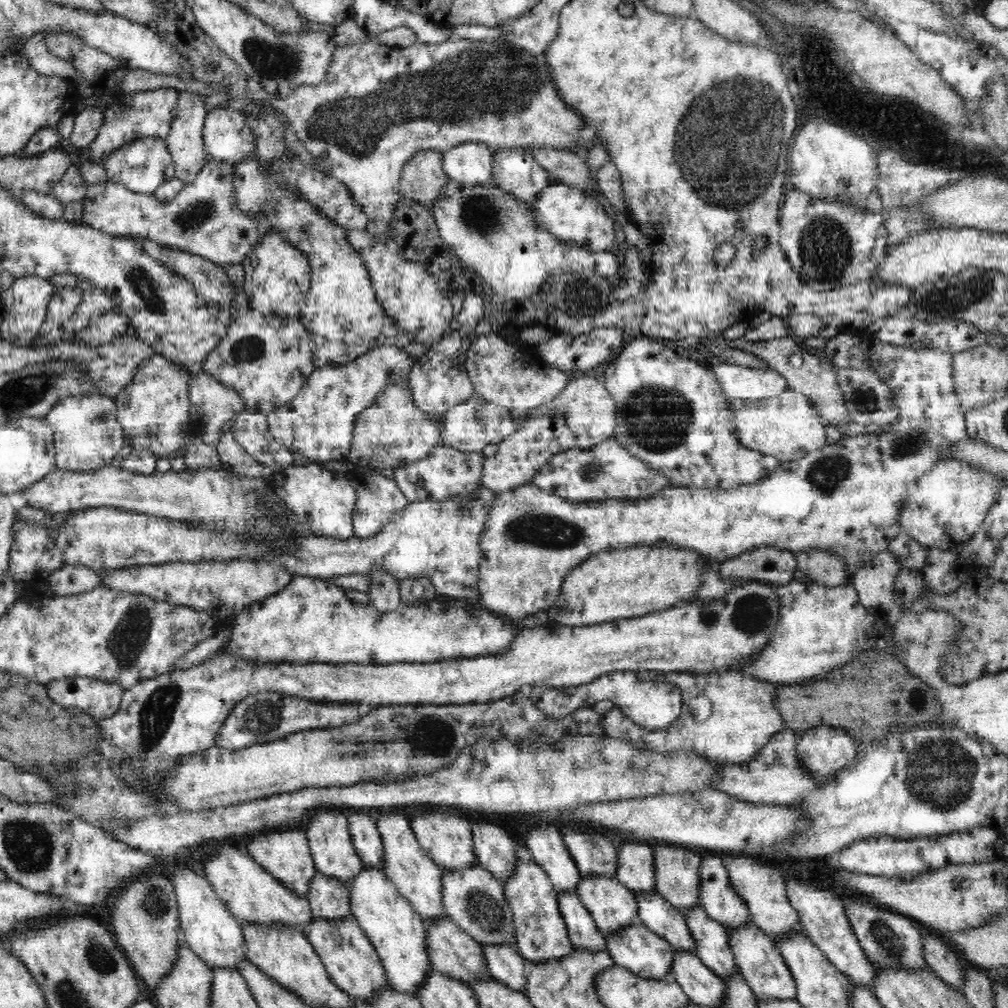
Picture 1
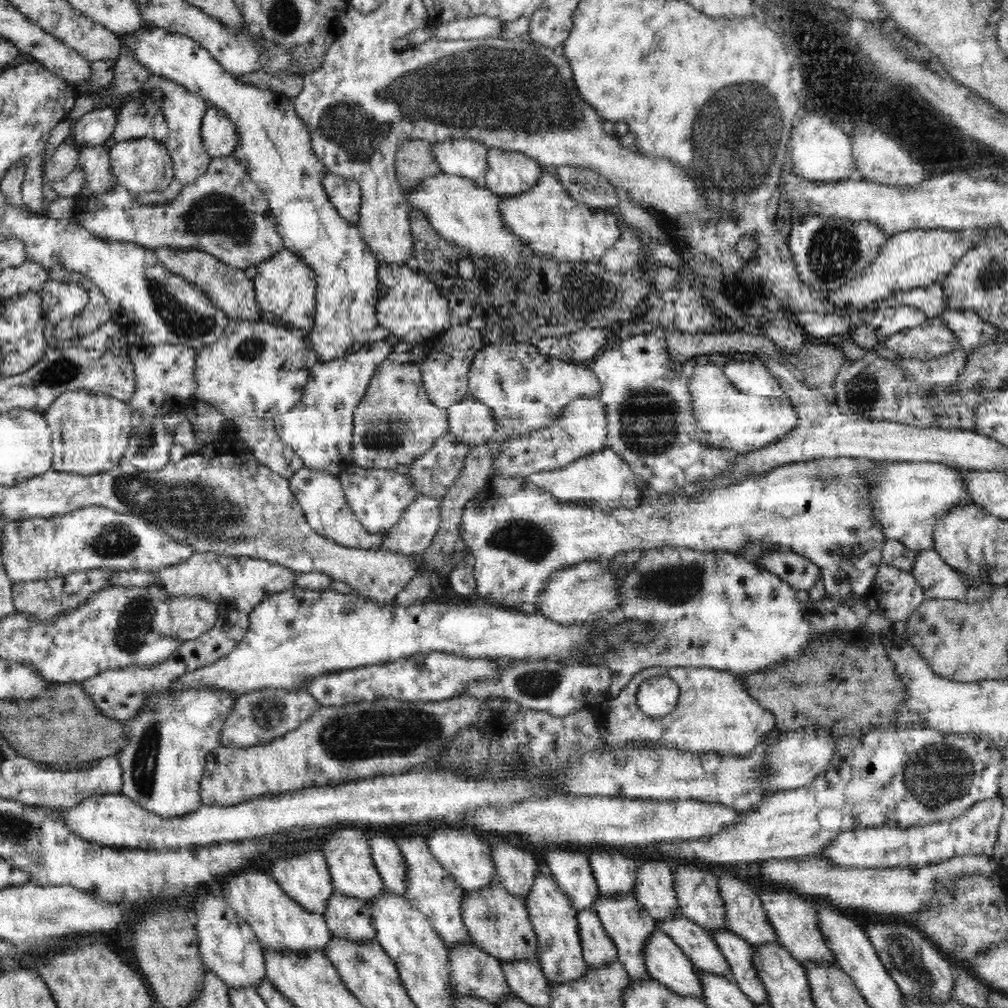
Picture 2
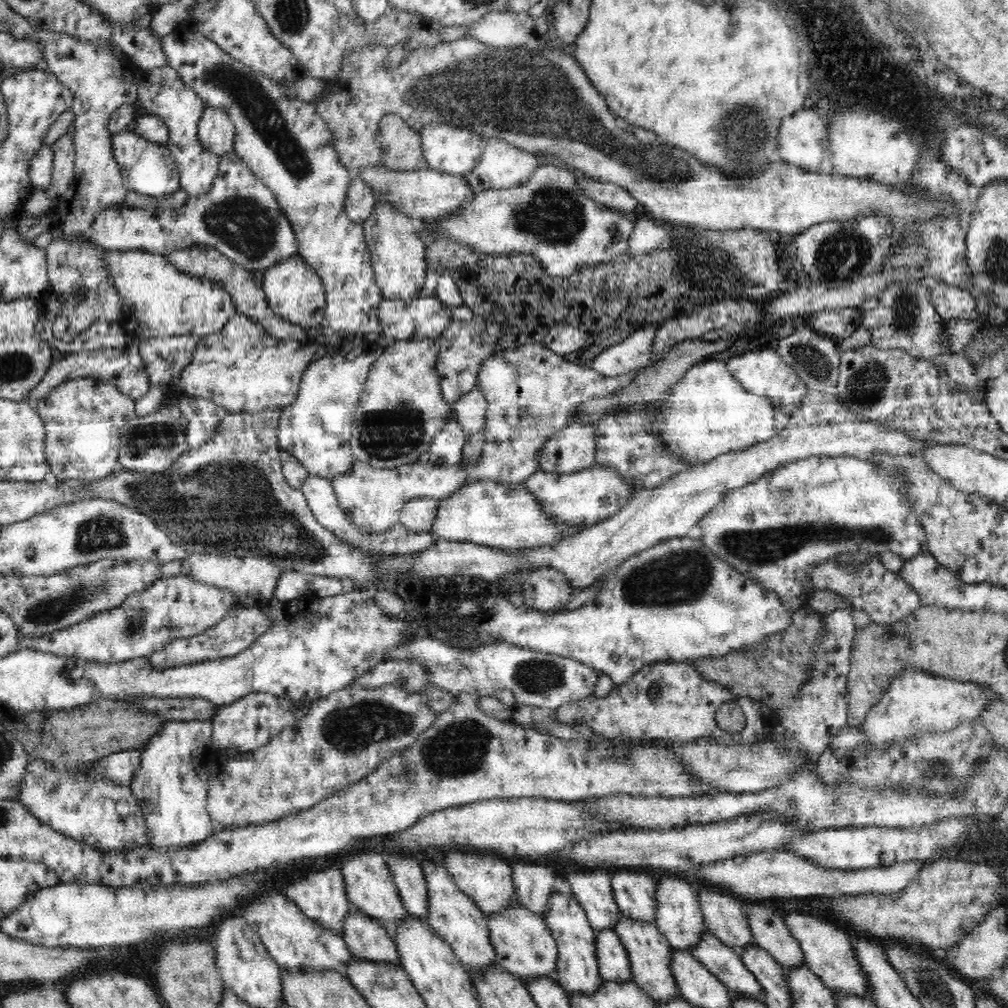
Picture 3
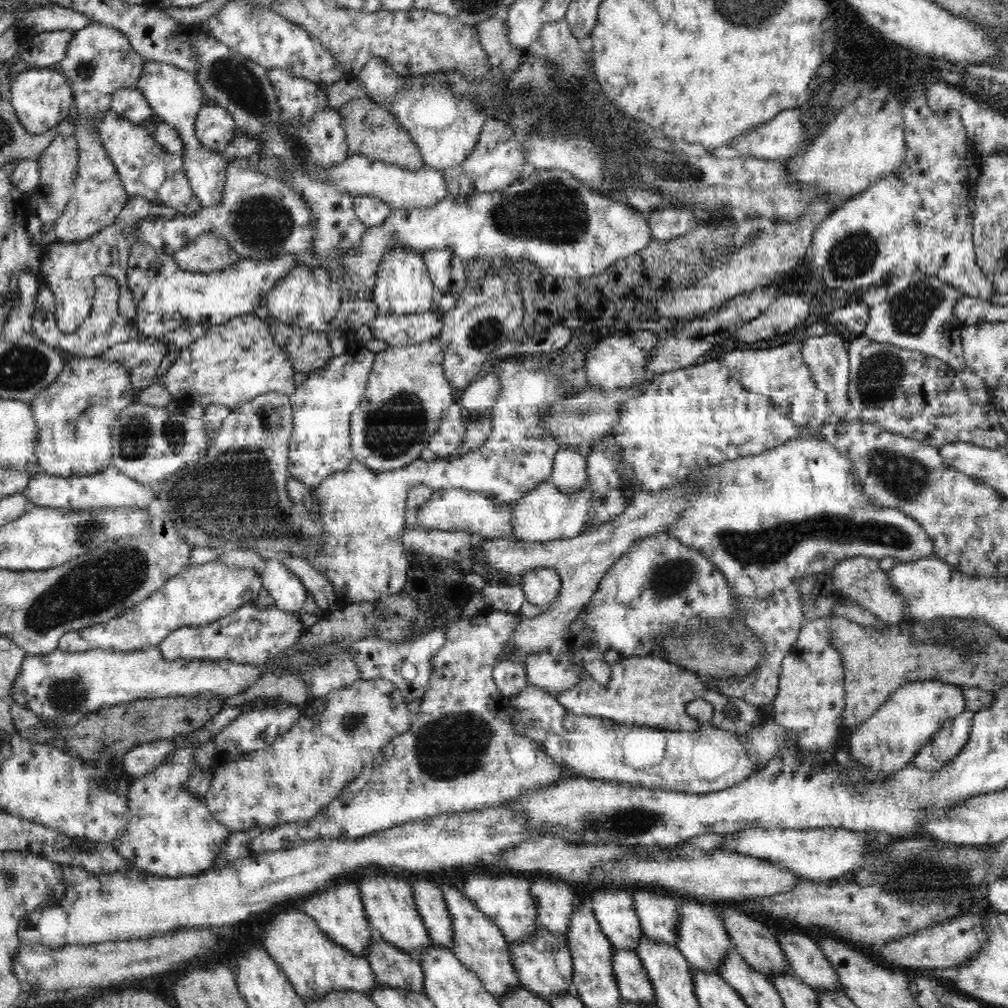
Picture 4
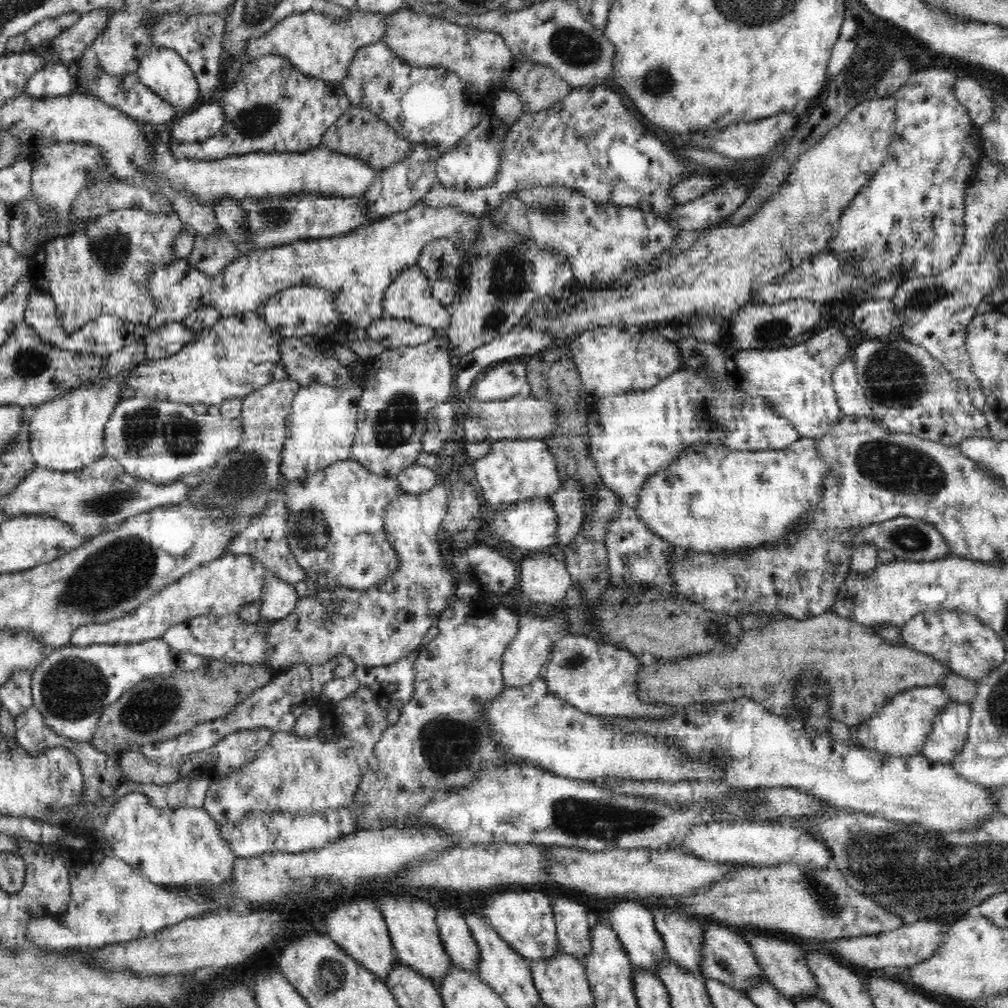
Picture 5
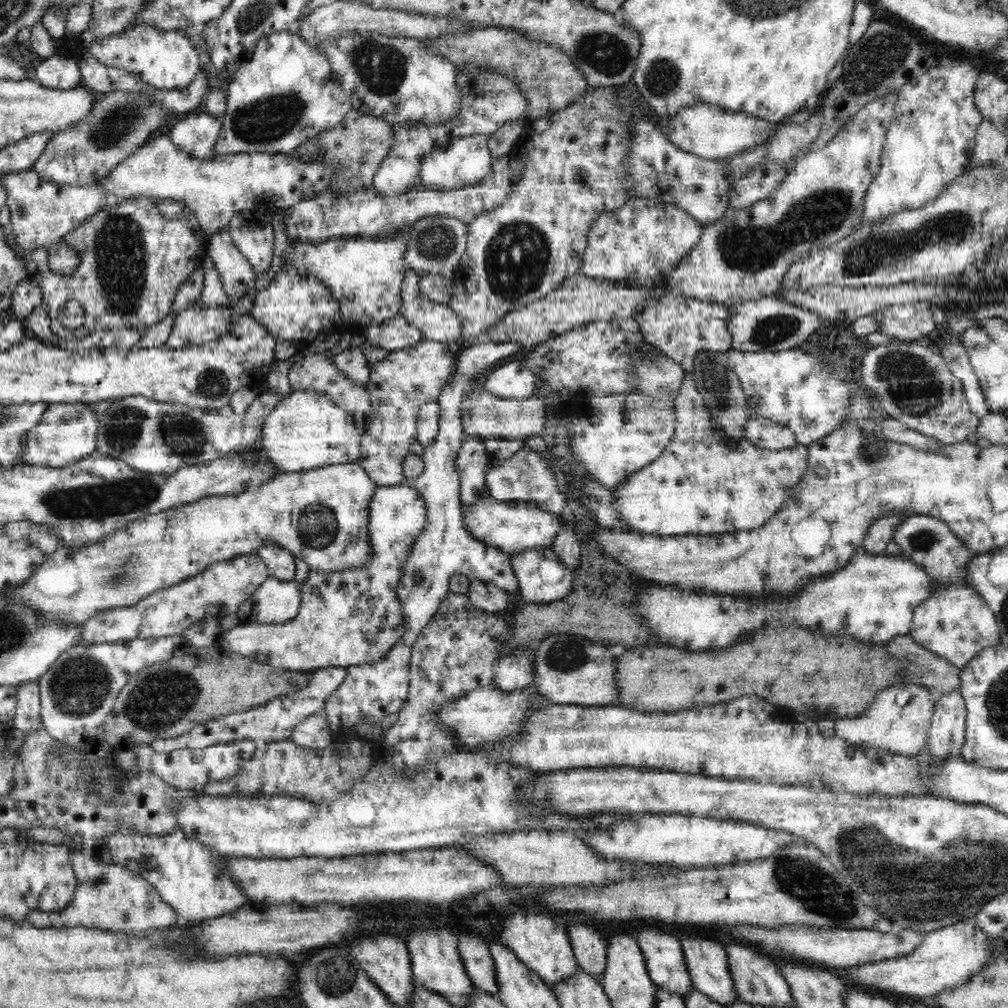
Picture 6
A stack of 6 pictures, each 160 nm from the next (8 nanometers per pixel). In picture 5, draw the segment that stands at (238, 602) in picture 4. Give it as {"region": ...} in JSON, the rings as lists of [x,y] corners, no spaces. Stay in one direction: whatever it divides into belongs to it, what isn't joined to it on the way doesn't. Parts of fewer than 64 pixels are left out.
{"region":[[[224,554],[165,586],[123,618],[80,626],[72,634],[69,644],[86,647],[93,644],[142,643],[162,639],[170,627],[197,616],[222,617],[239,613],[243,606],[260,599],[264,582],[265,566],[259,560],[246,554]]]}

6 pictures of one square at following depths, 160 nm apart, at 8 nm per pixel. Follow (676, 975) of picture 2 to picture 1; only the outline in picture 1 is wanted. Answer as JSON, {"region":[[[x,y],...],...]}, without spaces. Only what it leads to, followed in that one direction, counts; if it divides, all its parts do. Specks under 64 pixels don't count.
{"region":[[[642,921],[626,925],[623,929],[612,931],[605,936],[606,950],[616,966],[626,969],[646,979],[662,980],[671,978],[672,962],[674,962],[674,948],[669,942],[660,938],[654,931],[646,928]]]}

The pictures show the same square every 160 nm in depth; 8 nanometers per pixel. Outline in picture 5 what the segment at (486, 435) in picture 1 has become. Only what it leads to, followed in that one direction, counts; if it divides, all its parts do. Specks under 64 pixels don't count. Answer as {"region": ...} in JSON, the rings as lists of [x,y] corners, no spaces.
{"region":[[[520,363],[498,364],[476,382],[474,396],[478,403],[510,399],[518,396],[527,381],[527,366]]]}

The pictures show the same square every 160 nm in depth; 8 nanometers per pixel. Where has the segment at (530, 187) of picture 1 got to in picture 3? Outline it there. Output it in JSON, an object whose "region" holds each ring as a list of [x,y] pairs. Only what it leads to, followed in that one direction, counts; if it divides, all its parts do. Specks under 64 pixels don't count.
{"region":[[[501,138],[484,140],[482,157],[464,177],[474,192],[502,190],[527,182],[538,167],[536,156],[522,151]]]}

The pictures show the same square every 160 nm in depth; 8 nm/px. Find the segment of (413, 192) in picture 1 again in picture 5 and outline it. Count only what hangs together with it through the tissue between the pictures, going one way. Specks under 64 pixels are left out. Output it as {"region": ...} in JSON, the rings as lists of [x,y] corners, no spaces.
{"region":[[[351,104],[324,133],[321,146],[336,153],[358,157],[370,164],[370,167],[381,171],[406,159],[412,151],[412,144],[410,139],[400,136],[390,124],[368,107]]]}

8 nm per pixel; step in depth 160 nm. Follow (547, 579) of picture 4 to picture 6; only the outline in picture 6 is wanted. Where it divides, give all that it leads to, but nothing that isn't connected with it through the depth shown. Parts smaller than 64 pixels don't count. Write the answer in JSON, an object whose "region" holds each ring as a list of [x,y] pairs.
{"region":[[[538,547],[511,555],[510,564],[518,579],[519,594],[525,603],[552,603],[571,592],[573,571],[564,564],[564,578],[558,584],[548,584],[540,574],[542,560],[558,562],[552,547]]]}

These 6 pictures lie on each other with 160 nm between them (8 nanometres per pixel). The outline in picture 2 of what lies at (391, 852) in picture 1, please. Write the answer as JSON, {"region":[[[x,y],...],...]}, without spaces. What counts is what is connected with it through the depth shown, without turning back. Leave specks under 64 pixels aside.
{"region":[[[400,836],[395,842],[402,851],[402,857],[406,861],[406,896],[405,898],[428,920],[440,935],[440,938],[448,947],[453,947],[458,943],[471,942],[469,932],[462,920],[461,902],[465,891],[457,888],[455,878],[446,873],[446,870],[438,863],[438,860],[432,855],[426,838],[422,836]]]}

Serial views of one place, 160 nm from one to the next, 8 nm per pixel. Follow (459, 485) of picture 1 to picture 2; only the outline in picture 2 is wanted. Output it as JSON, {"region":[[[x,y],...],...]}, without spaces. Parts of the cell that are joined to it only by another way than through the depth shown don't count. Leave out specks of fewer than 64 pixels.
{"region":[[[448,432],[438,438],[426,454],[419,456],[409,465],[408,477],[412,479],[412,483],[420,495],[442,499],[452,489],[454,482],[458,480],[469,450],[469,445],[460,442],[455,434]]]}

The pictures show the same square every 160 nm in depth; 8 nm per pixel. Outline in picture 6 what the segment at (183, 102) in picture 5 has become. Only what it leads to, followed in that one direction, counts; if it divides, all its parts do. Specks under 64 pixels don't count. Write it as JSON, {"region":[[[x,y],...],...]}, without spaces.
{"region":[[[138,24],[117,35],[96,38],[88,50],[100,63],[126,69],[157,89],[186,88],[201,70],[199,52],[185,29],[156,30],[149,24]]]}

